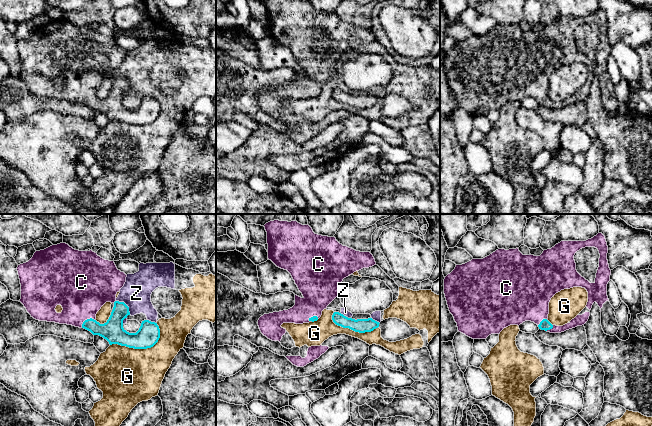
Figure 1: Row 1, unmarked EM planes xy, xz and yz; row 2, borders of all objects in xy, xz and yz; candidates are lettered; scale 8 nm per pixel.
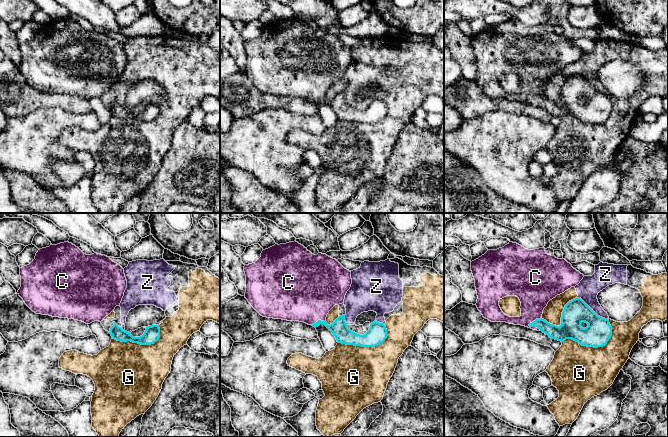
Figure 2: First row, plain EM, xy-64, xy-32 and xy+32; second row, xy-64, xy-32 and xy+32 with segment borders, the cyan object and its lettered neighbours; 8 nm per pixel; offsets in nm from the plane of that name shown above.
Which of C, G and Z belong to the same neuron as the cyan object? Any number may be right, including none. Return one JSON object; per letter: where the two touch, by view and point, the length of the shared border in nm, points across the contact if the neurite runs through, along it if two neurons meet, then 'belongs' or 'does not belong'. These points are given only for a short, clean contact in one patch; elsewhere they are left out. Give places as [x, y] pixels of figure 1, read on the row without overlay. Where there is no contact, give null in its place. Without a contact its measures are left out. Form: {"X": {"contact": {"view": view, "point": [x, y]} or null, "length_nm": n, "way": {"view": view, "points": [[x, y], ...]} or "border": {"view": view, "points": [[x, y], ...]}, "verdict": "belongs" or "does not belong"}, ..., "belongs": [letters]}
{"C": {"contact": {"view": "xy", "point": [87, 95]}, "length_nm": 140, "way": {"view": "xy", "points": [[113, 107], [97, 105], [87, 95], [81, 88], [81, 65]]}, "verdict": "belongs"}, "G": {"contact": {"view": "xy", "point": [141, 124]}, "length_nm": 420, "verdict": "does not belong"}, "Z": {"contact": {"view": "xy", "point": [126, 81]}, "length_nm": 170, "border": {"view": "xy", "points": [[116, 76], [122, 77], [128, 83], [130, 90]]}, "verdict": "does not belong"}, "belongs": ["C"]}

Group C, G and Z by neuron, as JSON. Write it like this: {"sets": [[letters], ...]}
{"sets": [["C"], ["G", "Z"]]}

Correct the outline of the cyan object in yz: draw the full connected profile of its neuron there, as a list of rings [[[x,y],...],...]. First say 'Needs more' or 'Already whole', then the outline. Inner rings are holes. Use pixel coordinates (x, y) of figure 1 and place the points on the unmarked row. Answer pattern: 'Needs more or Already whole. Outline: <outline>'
Needs more. Outline: [[[598,9],[586,17],[561,17],[551,25],[544,26],[540,32],[523,31],[518,24],[498,25],[483,35],[456,41],[444,55],[444,70],[450,89],[457,99],[458,107],[472,115],[486,115],[491,110],[500,108],[510,101],[520,101],[531,97],[539,105],[550,109],[561,109],[584,101],[590,92],[594,78],[601,86],[601,102],[605,110],[614,112],[619,106],[615,85],[607,72],[607,60],[611,46],[607,36],[608,22],[605,12]],[[585,23],[598,25],[599,43],[594,59],[590,59],[576,46],[574,31]],[[585,64],[588,68],[586,83],[570,98],[563,102],[552,101],[548,97],[551,74],[564,65]]]

